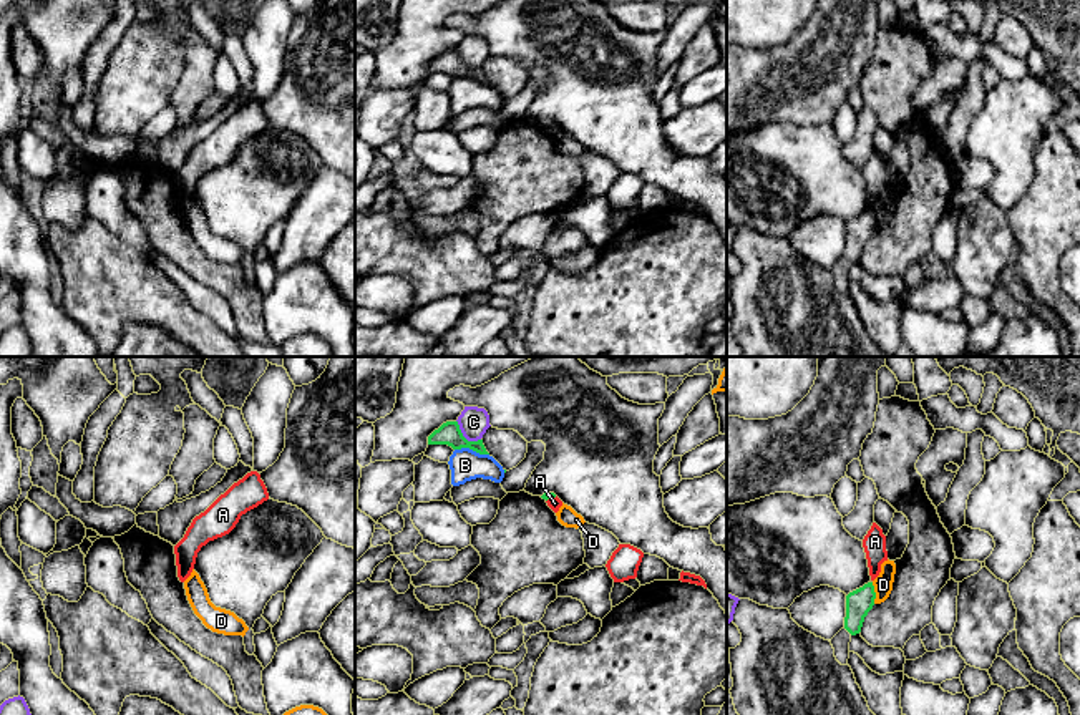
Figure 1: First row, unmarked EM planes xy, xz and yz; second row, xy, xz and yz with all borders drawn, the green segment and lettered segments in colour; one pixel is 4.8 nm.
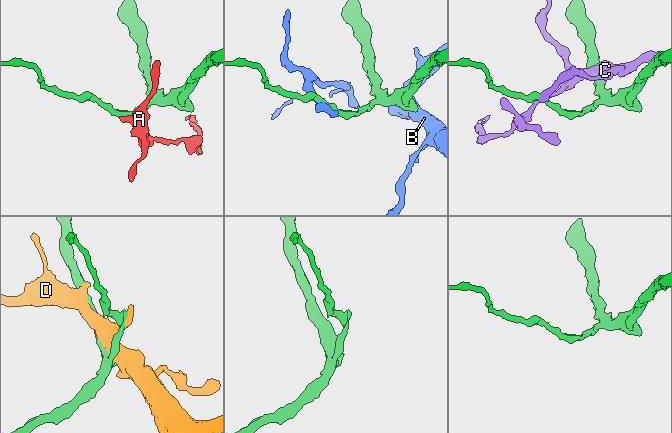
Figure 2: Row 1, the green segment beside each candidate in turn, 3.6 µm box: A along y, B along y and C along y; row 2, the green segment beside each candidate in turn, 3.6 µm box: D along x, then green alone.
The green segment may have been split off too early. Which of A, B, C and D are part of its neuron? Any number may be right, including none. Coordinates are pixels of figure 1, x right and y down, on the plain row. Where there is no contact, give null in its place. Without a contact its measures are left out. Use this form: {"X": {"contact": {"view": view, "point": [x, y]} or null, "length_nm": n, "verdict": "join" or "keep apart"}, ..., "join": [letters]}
{"A": {"contact": {"view": "xz", "point": [551, 125]}, "length_nm": 60, "verdict": "keep apart"}, "B": {"contact": {"view": "xz", "point": [471, 77]}, "length_nm": 170, "verdict": "keep apart"}, "C": {"contact": {"view": "xz", "point": [463, 65]}, "length_nm": 160, "verdict": "keep apart"}, "D": {"contact": {"view": "yz", "point": [875, 221]}, "length_nm": 110, "verdict": "keep apart"}, "join": []}

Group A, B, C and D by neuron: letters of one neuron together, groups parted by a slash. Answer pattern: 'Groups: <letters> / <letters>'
Groups: A / B / C / D

